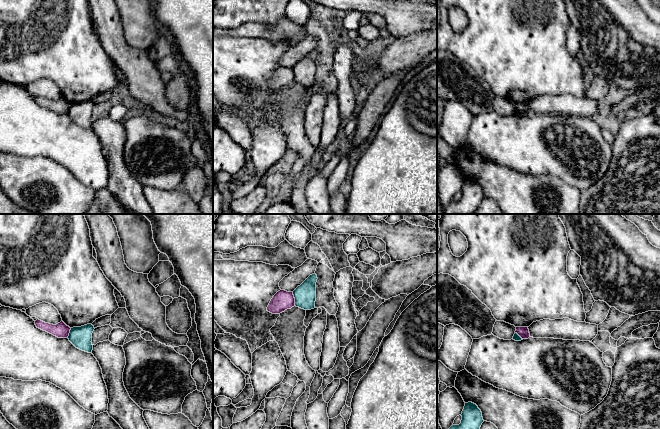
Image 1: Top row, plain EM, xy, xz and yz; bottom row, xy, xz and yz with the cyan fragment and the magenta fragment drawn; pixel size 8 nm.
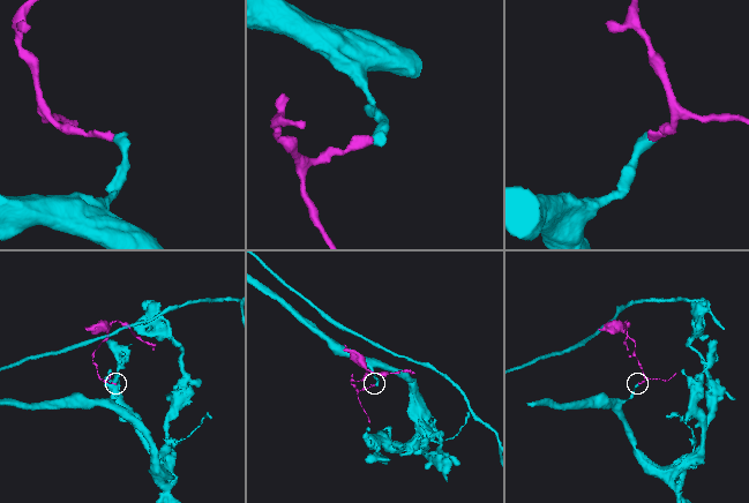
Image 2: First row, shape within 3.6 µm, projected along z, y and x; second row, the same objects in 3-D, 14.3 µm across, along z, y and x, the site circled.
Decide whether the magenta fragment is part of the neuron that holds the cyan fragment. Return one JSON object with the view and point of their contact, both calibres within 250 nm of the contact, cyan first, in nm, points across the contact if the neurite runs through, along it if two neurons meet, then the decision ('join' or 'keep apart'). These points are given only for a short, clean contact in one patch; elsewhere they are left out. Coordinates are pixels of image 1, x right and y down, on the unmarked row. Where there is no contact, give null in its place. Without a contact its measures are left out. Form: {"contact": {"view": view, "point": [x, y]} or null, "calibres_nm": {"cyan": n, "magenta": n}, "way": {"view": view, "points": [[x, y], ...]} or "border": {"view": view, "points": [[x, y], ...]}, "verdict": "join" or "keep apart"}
{"contact": {"view": "xz", "point": [295, 75]}, "calibres_nm": {"cyan": 180, "magenta": 160}, "border": {"view": "xz", "points": [[292, 68], [295, 74], [295, 81]]}, "verdict": "keep apart"}

